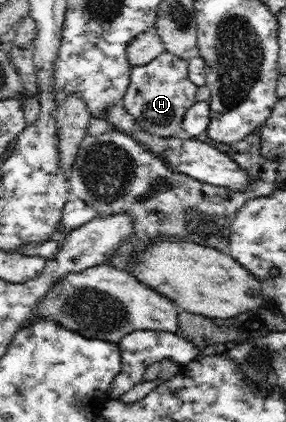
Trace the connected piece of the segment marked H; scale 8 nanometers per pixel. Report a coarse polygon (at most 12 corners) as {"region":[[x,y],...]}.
{"region":[[166,50],[133,66],[123,98],[139,127],[187,137],[188,62]]}

